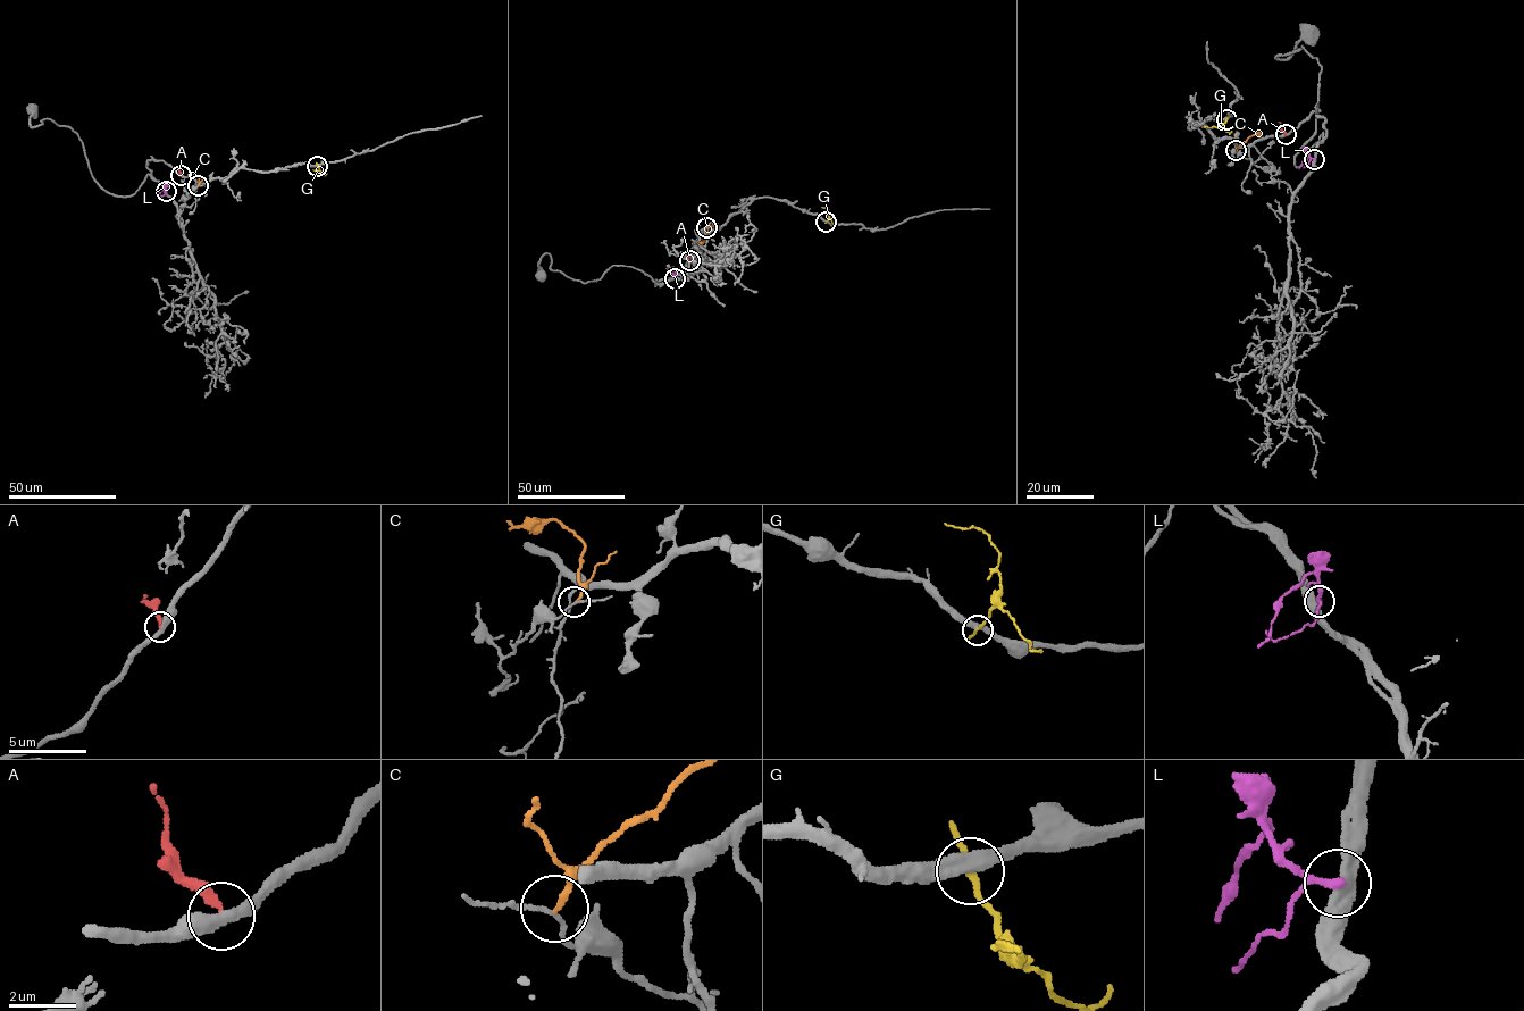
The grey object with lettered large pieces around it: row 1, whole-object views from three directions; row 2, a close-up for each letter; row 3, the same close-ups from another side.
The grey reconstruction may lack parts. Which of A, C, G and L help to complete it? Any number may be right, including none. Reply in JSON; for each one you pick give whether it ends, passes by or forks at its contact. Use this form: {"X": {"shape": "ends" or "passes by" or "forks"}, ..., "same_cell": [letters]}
{"same_cell": []}

